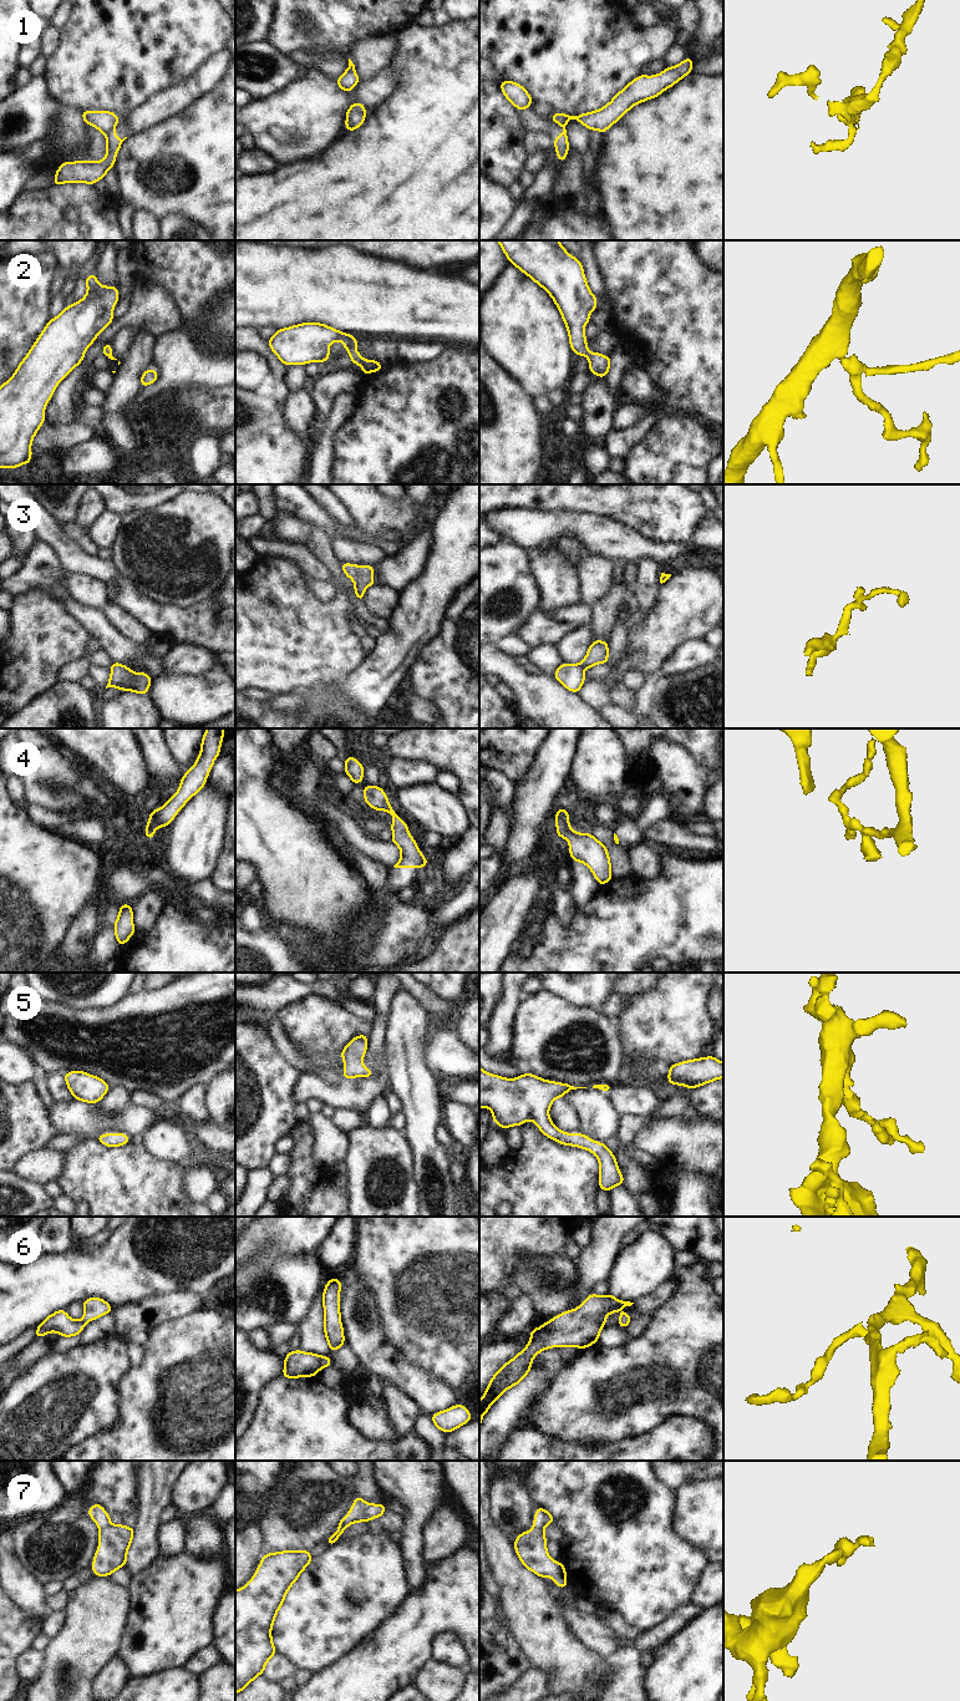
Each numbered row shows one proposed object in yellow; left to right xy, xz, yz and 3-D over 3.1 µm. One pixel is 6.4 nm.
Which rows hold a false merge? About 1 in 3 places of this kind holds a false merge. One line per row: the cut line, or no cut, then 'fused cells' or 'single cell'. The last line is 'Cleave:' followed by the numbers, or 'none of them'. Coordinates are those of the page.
1: xy (112, 128), (105, 135) | fused cells
2: no cut | single cell
3: no cut | single cell
4: no cut | single cell
5: no cut | single cell
6: no cut | single cell
7: no cut | single cell
Cleave: 1

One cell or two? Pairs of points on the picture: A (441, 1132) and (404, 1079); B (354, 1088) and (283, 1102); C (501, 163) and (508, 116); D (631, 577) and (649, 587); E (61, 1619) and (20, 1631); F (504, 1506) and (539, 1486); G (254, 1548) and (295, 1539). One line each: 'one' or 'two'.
A: two
B: two
C: one
D: two
E: two
F: two
G: two

